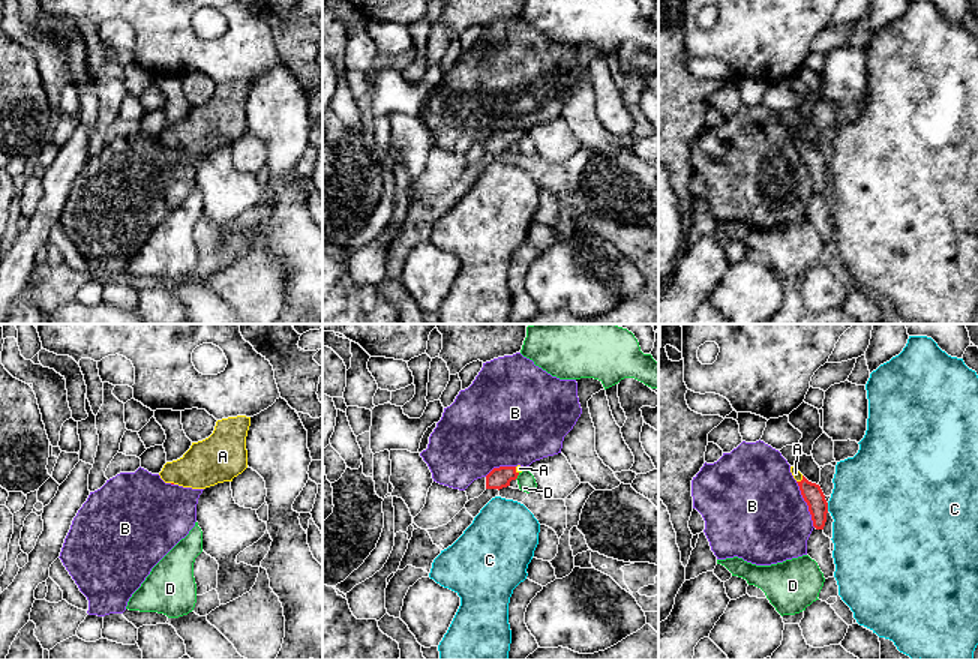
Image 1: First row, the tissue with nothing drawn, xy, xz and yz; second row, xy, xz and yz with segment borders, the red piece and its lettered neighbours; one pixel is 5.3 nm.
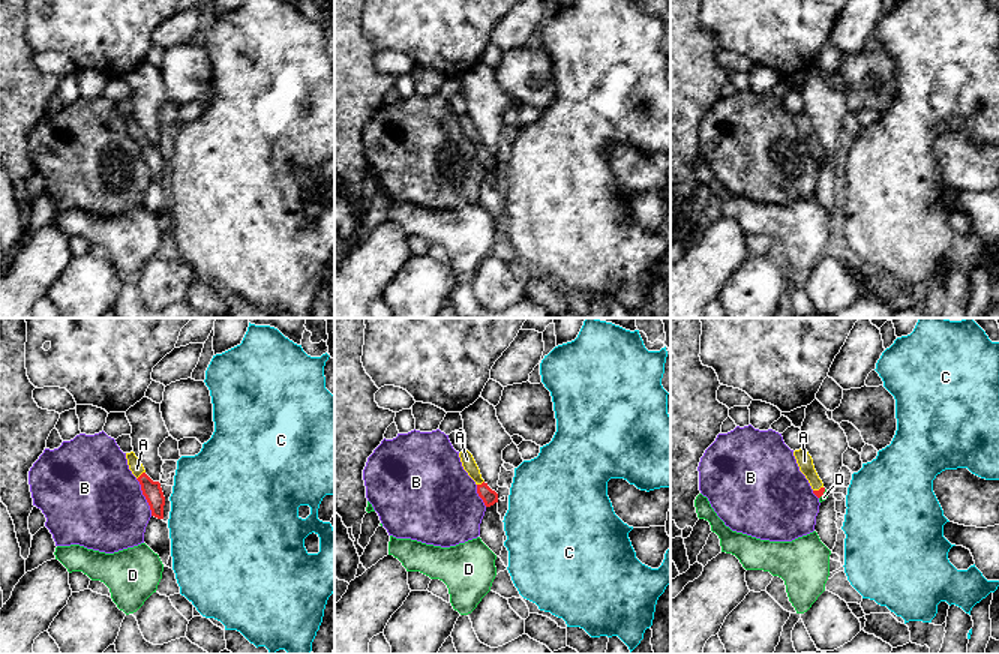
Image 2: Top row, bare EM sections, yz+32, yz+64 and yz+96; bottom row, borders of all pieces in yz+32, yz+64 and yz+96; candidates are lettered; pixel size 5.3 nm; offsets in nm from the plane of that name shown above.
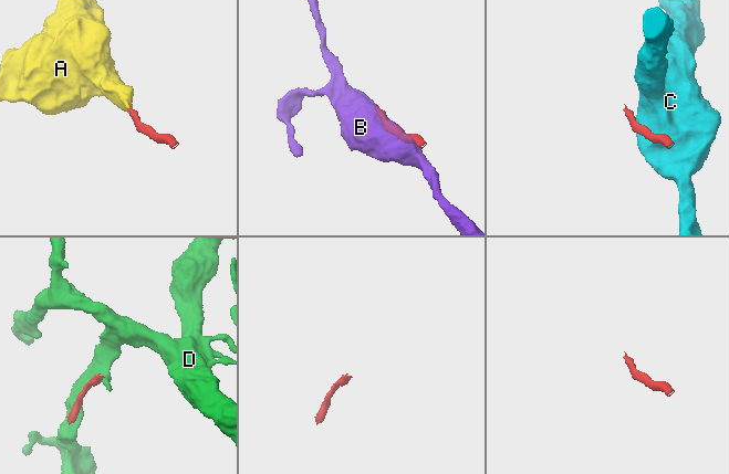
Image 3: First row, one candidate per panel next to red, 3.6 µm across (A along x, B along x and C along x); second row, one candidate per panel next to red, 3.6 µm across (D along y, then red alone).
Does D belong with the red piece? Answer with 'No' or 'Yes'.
No

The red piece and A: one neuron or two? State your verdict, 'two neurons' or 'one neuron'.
one neuron

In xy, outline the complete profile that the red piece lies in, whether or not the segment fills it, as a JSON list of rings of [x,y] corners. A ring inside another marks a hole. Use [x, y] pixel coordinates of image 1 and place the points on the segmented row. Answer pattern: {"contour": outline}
{"contour": [[[237,416],[216,422],[213,434],[177,460],[166,462],[159,472],[165,483],[206,489],[234,477],[248,468],[246,436],[250,417]]]}

